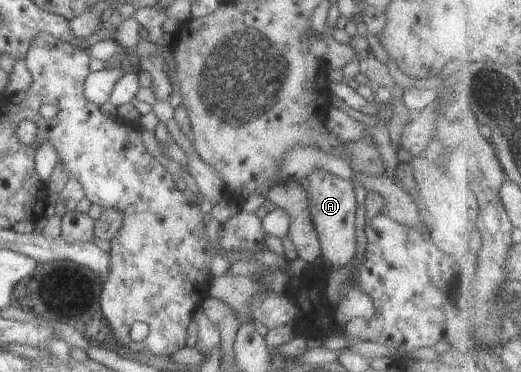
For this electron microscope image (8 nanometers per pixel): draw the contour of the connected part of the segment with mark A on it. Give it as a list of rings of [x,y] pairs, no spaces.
[[[316,170],[308,177],[299,181],[308,194],[308,209],[311,222],[315,229],[320,255],[332,263],[332,270],[337,266],[348,266],[350,258],[354,254],[354,221],[355,221],[355,200],[353,187],[350,181],[333,176],[324,170]]]

